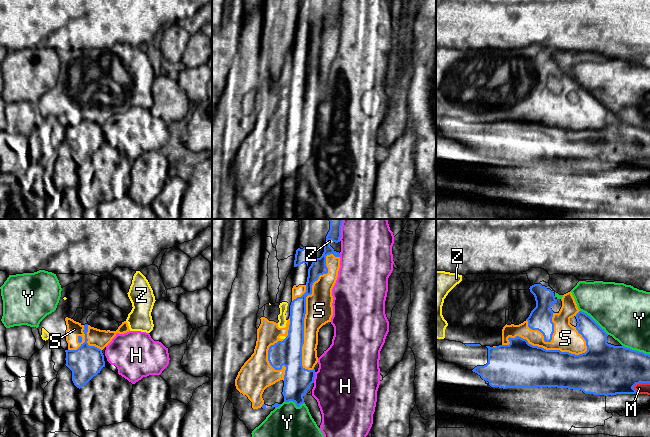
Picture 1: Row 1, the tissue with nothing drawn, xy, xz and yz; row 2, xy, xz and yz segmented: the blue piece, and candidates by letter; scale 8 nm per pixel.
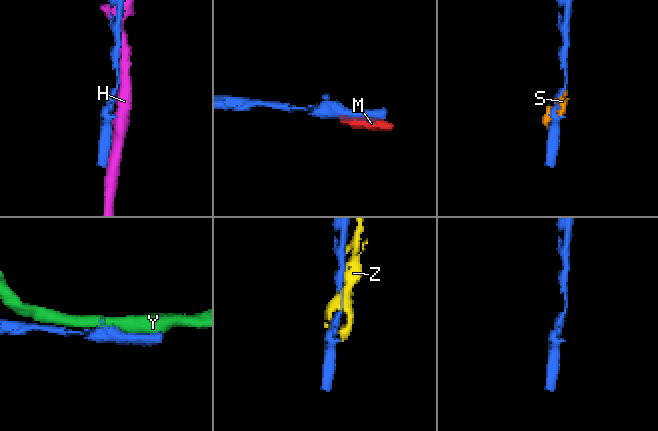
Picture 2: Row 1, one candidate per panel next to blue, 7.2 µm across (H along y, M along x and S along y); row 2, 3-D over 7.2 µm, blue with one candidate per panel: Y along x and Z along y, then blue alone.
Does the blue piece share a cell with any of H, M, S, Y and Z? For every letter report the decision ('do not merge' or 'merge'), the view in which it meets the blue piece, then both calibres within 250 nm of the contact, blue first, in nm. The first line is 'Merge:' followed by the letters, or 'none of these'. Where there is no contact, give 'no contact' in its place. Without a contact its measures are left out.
Merge: none of these
H: do not merge; meets blue in xz; 220 nm thick on the blue side, 500 nm on the other
M: do not merge; meets blue in yz; 380 nm thick on the blue side, 100 nm on the other
S: do not merge; meets blue in xz; 130 nm thick on the blue side, 220 nm on the other
Y: do not merge; meets blue in yz; 190 nm thick on the blue side, 420 nm on the other
Z: do not merge; meets blue in xz; 110 nm thick on the blue side, 30 nm on the other

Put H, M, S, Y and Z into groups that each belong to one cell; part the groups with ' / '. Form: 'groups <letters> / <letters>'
groups H / M / S Z / Y

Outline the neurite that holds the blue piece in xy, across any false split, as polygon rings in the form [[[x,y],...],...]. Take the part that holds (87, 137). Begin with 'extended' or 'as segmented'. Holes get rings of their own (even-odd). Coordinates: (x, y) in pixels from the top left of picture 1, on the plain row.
as segmented; [[[88,100],[84,101],[83,108],[85,118],[77,126],[65,126],[65,141],[72,147],[72,157],[79,165],[105,143],[102,126],[87,119]]]

